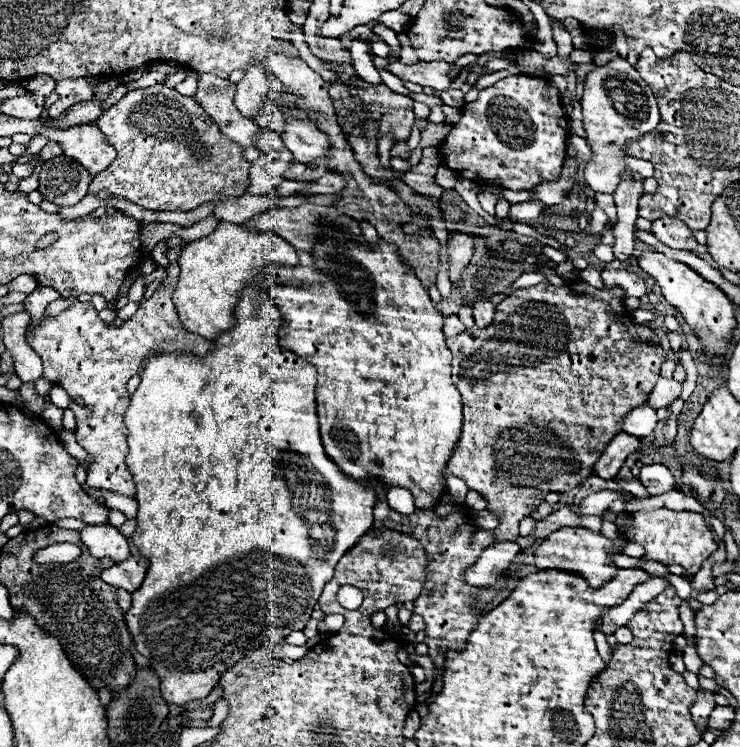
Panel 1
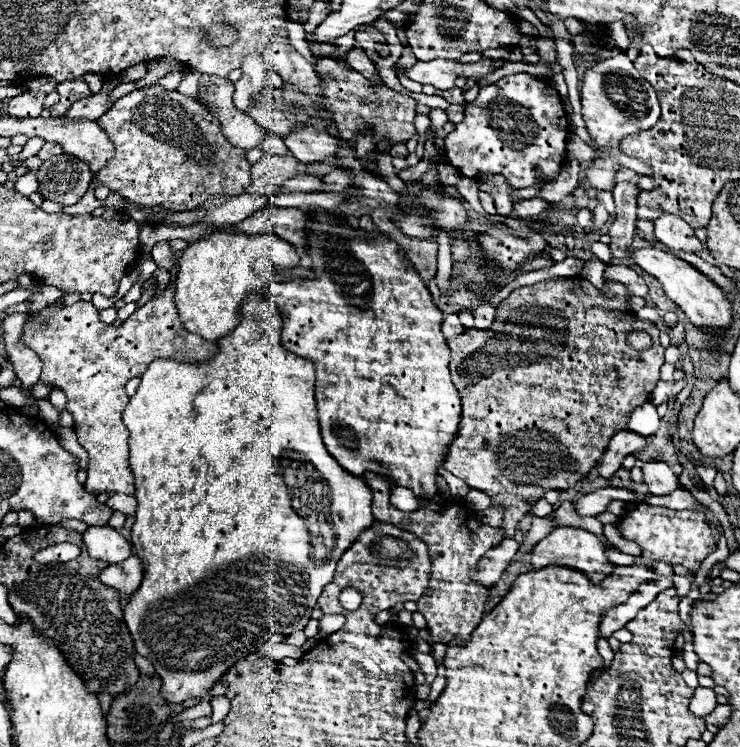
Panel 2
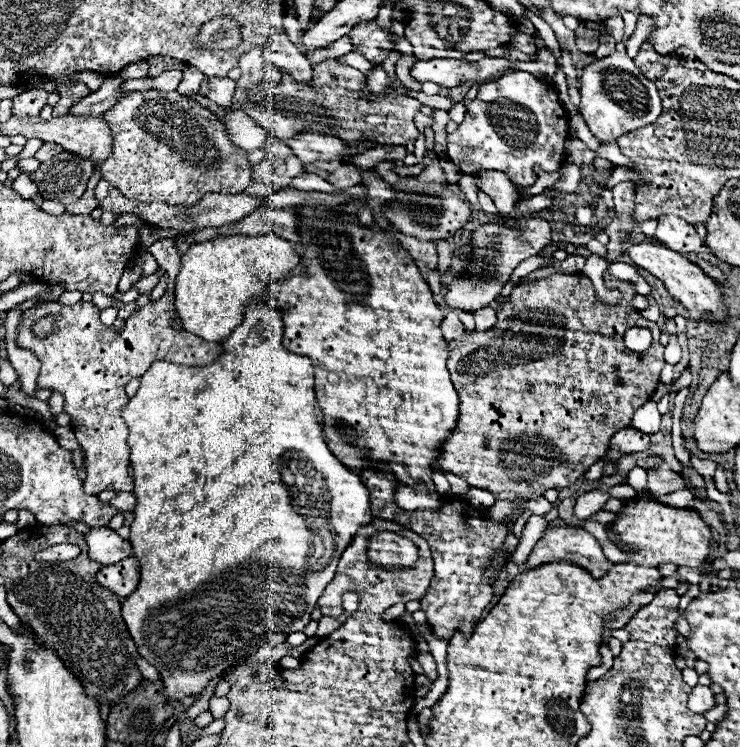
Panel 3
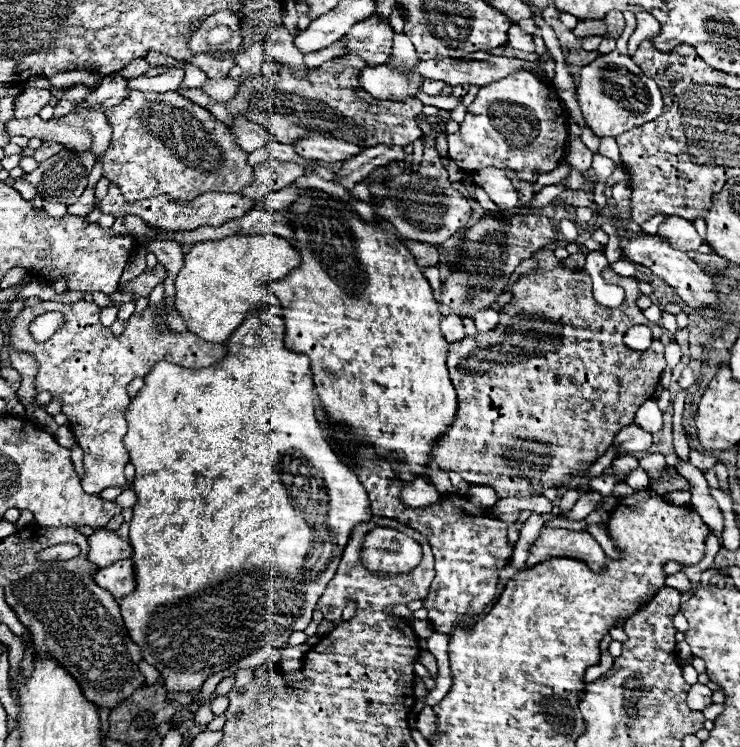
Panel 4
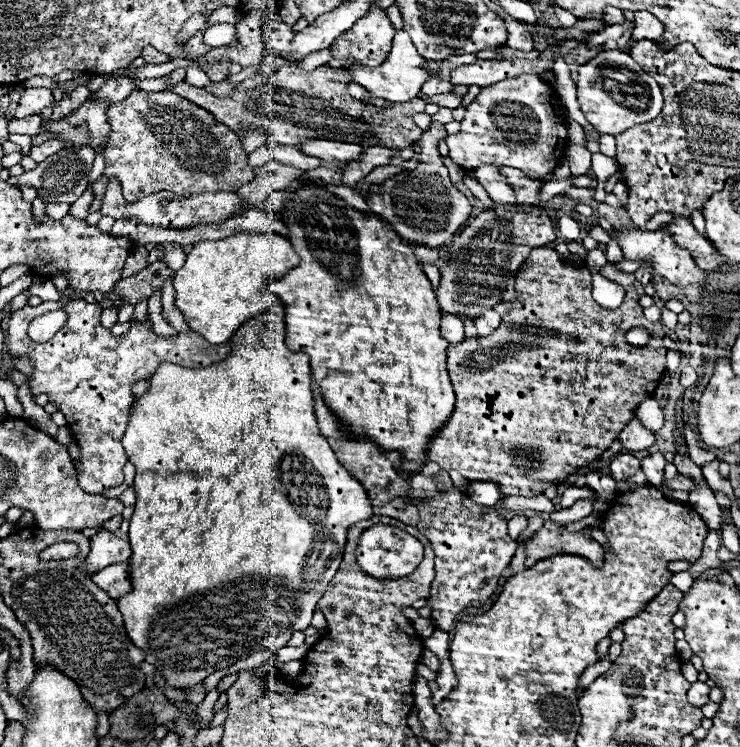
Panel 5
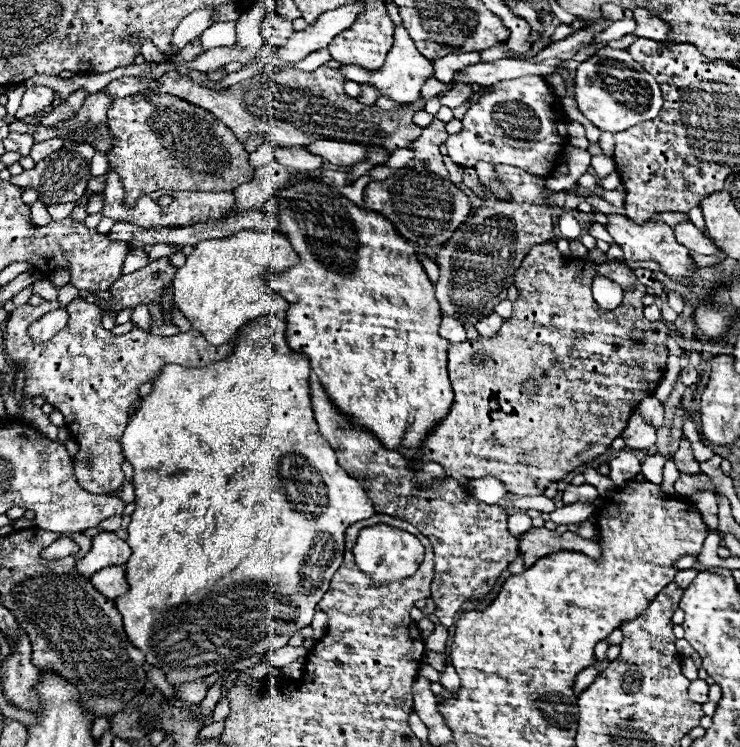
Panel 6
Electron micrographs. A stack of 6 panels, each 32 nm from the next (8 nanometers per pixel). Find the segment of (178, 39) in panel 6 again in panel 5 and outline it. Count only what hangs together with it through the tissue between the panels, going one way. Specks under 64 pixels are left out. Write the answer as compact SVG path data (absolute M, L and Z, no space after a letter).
M198 14L198 16L192 16L184 26L182 26L182 32L180 32L180 40L188 40L192 38L198 30L202 30L206 26L206 14Z

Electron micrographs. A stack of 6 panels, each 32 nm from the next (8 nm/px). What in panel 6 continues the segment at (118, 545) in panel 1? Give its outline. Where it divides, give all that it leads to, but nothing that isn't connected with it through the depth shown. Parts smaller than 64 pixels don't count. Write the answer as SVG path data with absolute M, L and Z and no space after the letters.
M100 532L92 538L92 548L84 556L84 560L78 560L76 568L86 578L90 578L94 572L106 568L106 566L118 566L128 562L132 550L126 540L118 538L114 532Z

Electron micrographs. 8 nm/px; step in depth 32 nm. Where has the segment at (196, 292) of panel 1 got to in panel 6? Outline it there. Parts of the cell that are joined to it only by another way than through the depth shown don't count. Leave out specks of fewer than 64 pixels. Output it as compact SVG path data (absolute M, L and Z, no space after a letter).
M242 230L230 238L204 240L194 246L186 264L176 270L172 280L174 304L190 320L194 330L202 332L210 344L220 346L234 340L246 322L288 308L276 292L270 292L266 276L270 272L284 272L294 264L298 264L298 254L280 232Z

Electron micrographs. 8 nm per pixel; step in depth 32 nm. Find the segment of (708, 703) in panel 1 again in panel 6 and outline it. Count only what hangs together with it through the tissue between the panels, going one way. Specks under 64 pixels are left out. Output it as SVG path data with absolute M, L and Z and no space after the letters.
M700 678L698 680L692 680L688 694L690 694L690 700L692 702L704 704L704 702L708 702L708 684L704 680L700 680Z

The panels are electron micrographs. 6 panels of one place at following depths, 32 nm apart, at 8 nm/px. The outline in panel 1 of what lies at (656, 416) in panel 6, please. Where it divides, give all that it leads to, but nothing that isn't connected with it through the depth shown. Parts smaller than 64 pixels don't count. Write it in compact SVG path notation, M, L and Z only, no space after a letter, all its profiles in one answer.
M644 404L626 414L626 418L622 420L622 432L636 438L646 438L654 432L656 424L658 424L656 412L648 404Z

